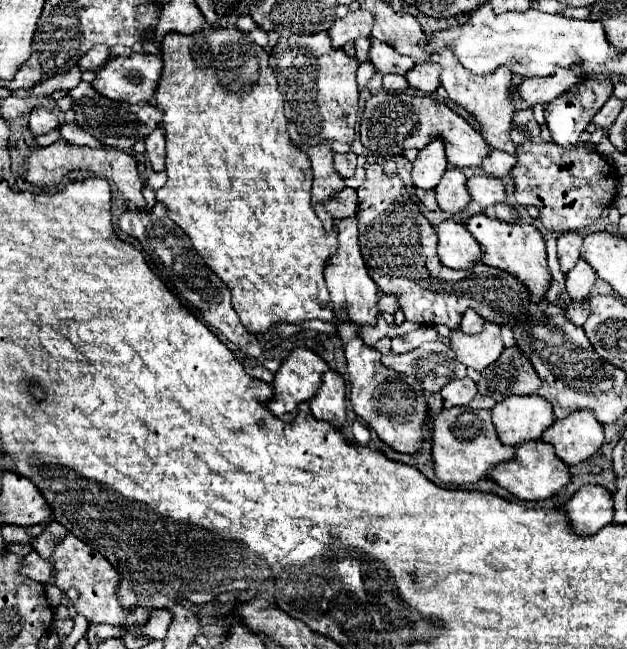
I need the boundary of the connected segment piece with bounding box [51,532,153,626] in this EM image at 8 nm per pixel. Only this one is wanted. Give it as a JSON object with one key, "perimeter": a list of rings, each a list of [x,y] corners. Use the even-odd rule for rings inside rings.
{"perimeter":[[[67,532],[67,536],[63,538],[63,542],[59,542],[59,546],[55,546],[53,552],[53,564],[55,564],[55,586],[63,592],[61,604],[63,606],[73,606],[77,610],[77,614],[83,614],[91,624],[115,624],[115,626],[131,626],[131,624],[145,624],[151,616],[151,608],[145,606],[135,606],[131,608],[123,608],[119,602],[119,584],[121,584],[121,576],[119,572],[115,572],[113,564],[109,564],[109,560],[105,560],[105,556],[101,556],[99,552],[95,552],[95,548],[91,548],[89,544],[81,542],[77,536],[73,536],[71,532]],[[75,588],[79,592],[79,598],[73,602],[69,598],[69,590]]]}

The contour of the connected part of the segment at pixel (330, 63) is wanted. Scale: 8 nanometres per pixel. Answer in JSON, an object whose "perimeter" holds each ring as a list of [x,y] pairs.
{"perimeter":[[[327,32],[279,38],[269,60],[279,82],[279,92],[285,98],[285,116],[289,120],[289,136],[295,140],[293,144],[335,140],[333,152],[349,152],[359,112],[359,86],[355,80],[359,60],[345,50],[333,48]]]}

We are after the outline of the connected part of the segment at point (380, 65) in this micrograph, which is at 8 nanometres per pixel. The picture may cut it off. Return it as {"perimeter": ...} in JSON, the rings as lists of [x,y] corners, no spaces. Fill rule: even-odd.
{"perimeter":[[[373,38],[369,48],[369,60],[375,64],[375,70],[379,74],[405,74],[415,64],[411,58],[395,52],[389,44],[375,42]]]}

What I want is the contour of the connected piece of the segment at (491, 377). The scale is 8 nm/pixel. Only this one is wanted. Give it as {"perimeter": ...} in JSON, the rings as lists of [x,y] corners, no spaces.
{"perimeter":[[[505,348],[503,354],[495,364],[485,368],[481,372],[481,382],[477,384],[479,392],[495,398],[497,402],[509,398],[509,396],[525,396],[525,394],[537,394],[541,388],[541,380],[531,368],[531,362],[519,348]]]}

